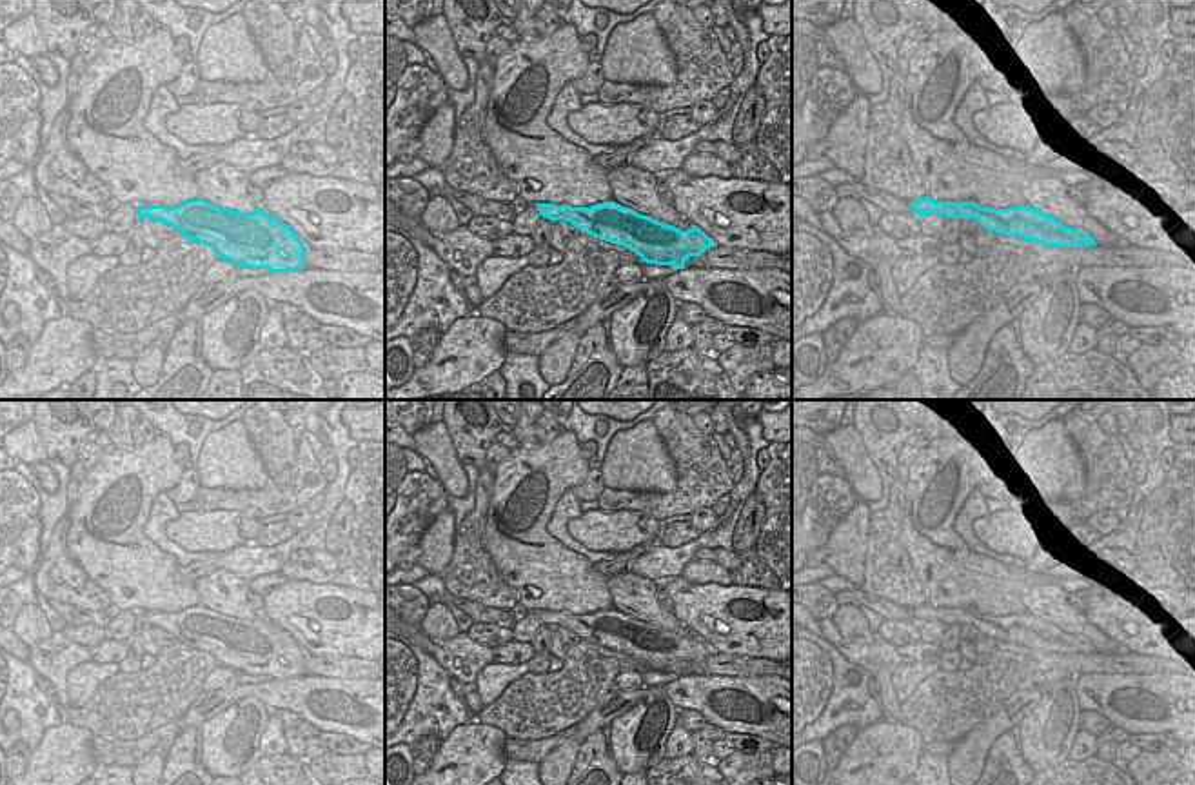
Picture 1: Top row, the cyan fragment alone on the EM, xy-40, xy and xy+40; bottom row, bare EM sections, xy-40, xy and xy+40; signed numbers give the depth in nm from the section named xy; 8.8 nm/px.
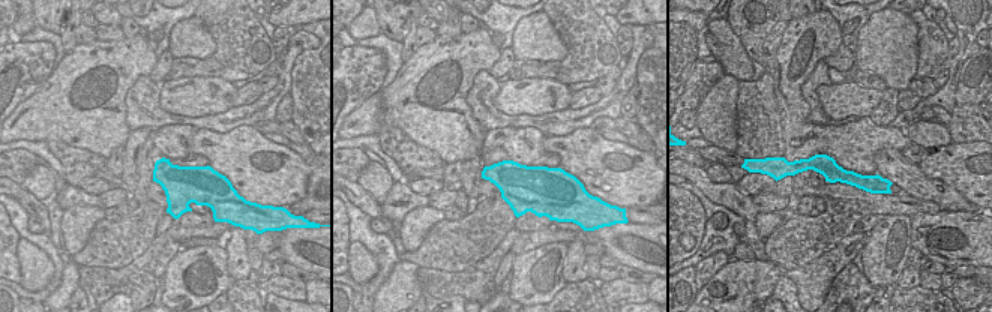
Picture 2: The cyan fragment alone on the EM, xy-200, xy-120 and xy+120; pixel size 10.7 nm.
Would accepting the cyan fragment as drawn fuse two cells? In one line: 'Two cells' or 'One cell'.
Two cells

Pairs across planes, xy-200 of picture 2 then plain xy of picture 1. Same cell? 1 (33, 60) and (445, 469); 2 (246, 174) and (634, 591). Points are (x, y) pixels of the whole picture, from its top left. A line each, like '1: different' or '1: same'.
1: different
2: different

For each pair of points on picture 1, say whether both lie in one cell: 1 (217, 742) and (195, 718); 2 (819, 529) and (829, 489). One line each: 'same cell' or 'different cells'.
1: different cells
2: same cell

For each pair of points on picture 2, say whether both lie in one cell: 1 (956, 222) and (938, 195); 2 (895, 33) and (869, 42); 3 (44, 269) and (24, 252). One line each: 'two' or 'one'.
1: two
2: one
3: one

